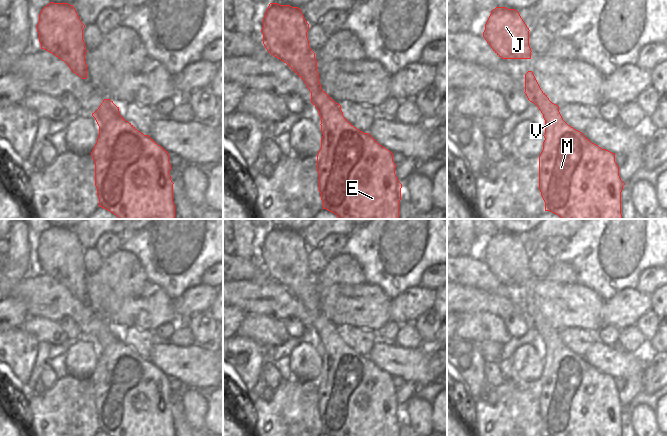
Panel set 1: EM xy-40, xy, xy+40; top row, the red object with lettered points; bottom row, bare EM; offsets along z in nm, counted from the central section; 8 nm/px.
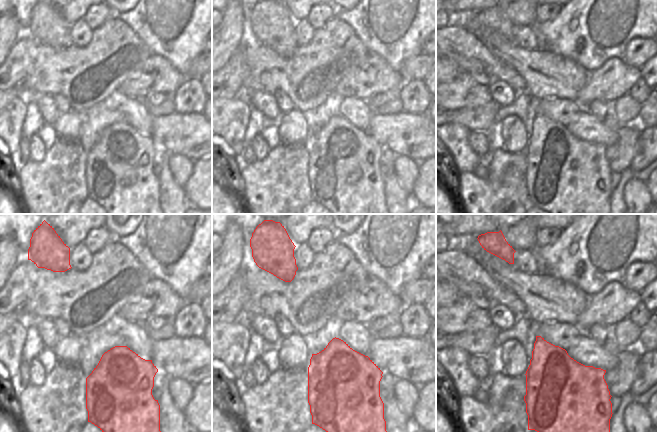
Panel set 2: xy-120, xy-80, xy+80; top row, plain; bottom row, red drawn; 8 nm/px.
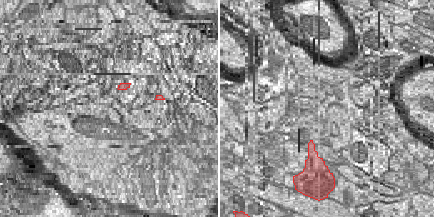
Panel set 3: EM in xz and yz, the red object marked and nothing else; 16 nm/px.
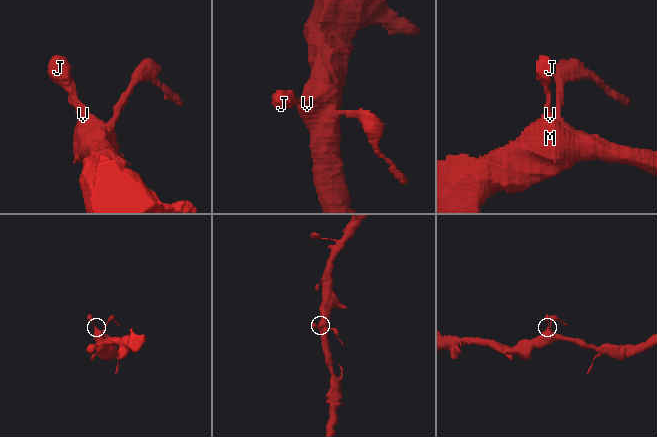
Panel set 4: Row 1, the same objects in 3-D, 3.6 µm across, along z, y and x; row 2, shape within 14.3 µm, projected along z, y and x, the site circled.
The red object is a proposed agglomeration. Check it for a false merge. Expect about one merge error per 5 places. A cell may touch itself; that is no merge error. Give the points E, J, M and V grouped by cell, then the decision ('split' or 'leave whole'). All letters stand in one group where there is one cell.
E J M V; leave whole

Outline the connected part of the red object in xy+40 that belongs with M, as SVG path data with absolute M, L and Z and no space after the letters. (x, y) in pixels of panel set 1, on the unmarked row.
M532 295L525 298L525 316L545 344L545 364L539 380L539 414L545 426L545 435L550 436L621 436L621 416L625 407L619 400L615 377L592 367L582 356L568 349L559 336L559 330L552 327L541 314Z

